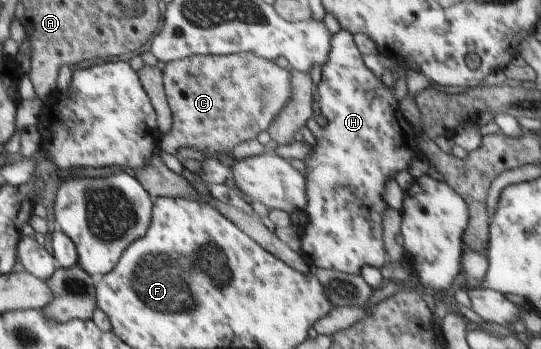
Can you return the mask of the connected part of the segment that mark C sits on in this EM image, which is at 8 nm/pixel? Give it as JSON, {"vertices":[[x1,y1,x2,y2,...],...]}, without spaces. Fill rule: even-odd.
{"vertices":[[253,53,229,55,193,55,174,62,168,62,164,75,164,91,173,115,173,127,159,145,163,151,177,155,179,147,199,149,207,158,232,155,233,147,243,141,255,139,261,131,268,131,291,98,291,72]]}

